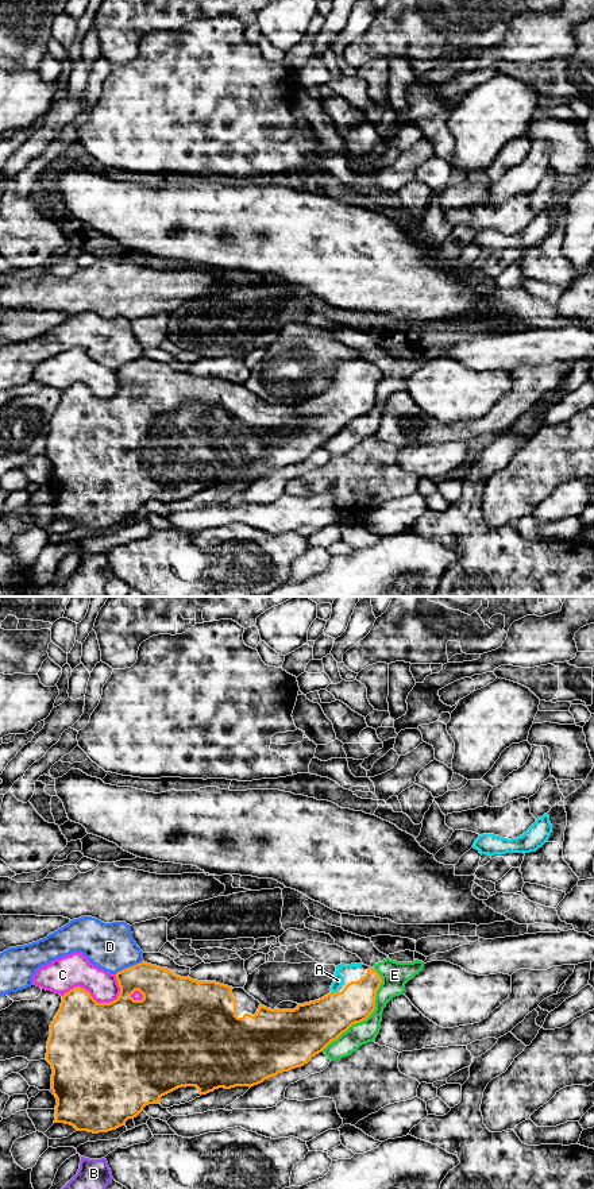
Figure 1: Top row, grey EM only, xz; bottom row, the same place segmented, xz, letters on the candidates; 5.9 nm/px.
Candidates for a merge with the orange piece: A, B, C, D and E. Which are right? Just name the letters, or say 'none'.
A

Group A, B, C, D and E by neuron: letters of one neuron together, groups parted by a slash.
A / B / C / D / E

